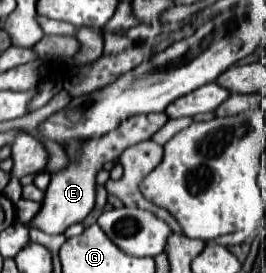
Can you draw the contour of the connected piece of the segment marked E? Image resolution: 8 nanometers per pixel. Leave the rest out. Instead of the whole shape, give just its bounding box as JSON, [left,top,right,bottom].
[30,113,168,235]

